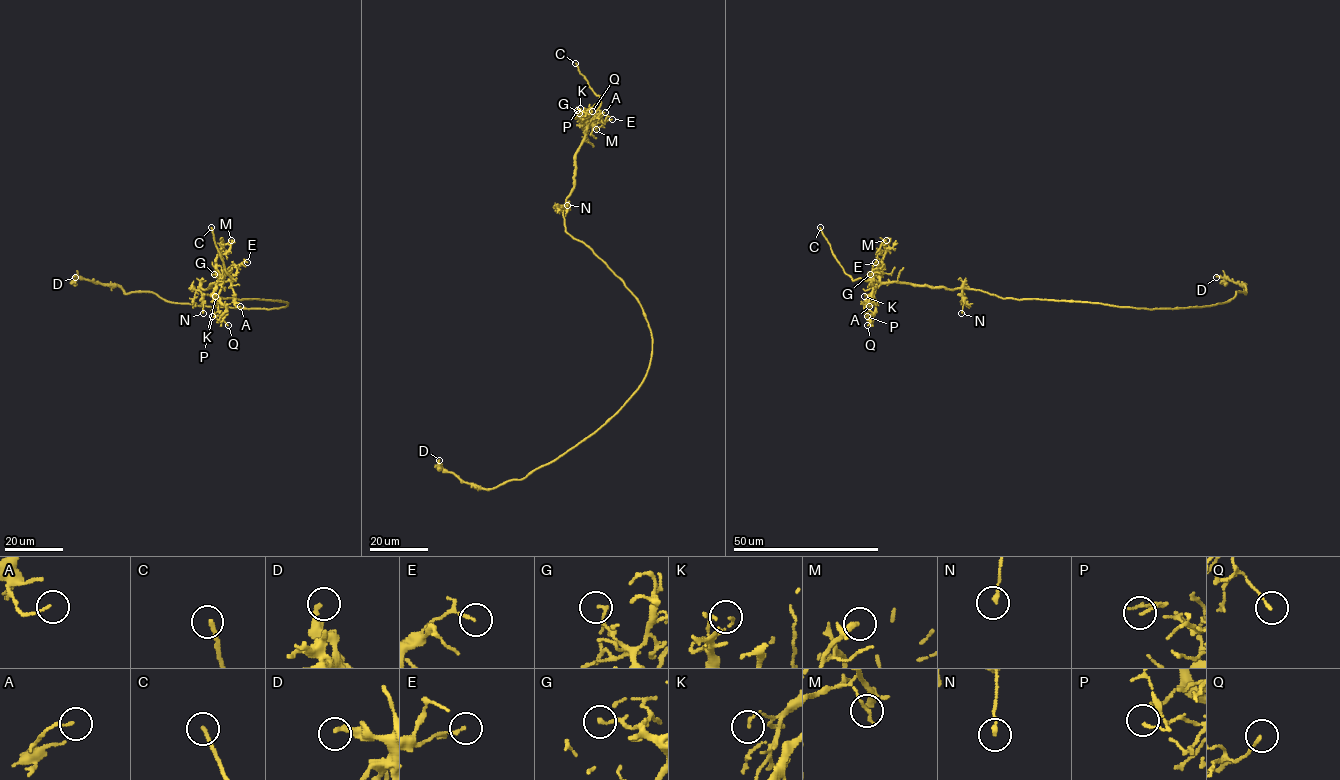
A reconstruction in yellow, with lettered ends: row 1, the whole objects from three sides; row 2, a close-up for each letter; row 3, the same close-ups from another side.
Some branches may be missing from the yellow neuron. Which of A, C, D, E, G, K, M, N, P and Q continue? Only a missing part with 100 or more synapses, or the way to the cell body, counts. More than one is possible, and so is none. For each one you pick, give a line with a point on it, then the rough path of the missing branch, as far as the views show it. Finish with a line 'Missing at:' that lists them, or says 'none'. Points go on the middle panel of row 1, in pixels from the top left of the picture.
C: at (575, 63); missing branch runs (575, 63), (577, 24), (572, 15)
Missing at: C

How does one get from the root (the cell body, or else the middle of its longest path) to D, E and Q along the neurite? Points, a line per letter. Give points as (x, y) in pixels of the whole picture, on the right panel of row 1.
D: (1070, 301), (1149, 309), (1214, 305), (1229, 301), (1237, 291), (1245, 294), (1244, 285), (1216, 277)
E: (1070, 301), (1016, 299), (969, 288), (877, 282), (872, 274), (877, 266), (875, 262)
Q: (1070, 301), (1016, 299), (980, 290), (887, 282), (875, 289), (875, 313), (867, 325)

